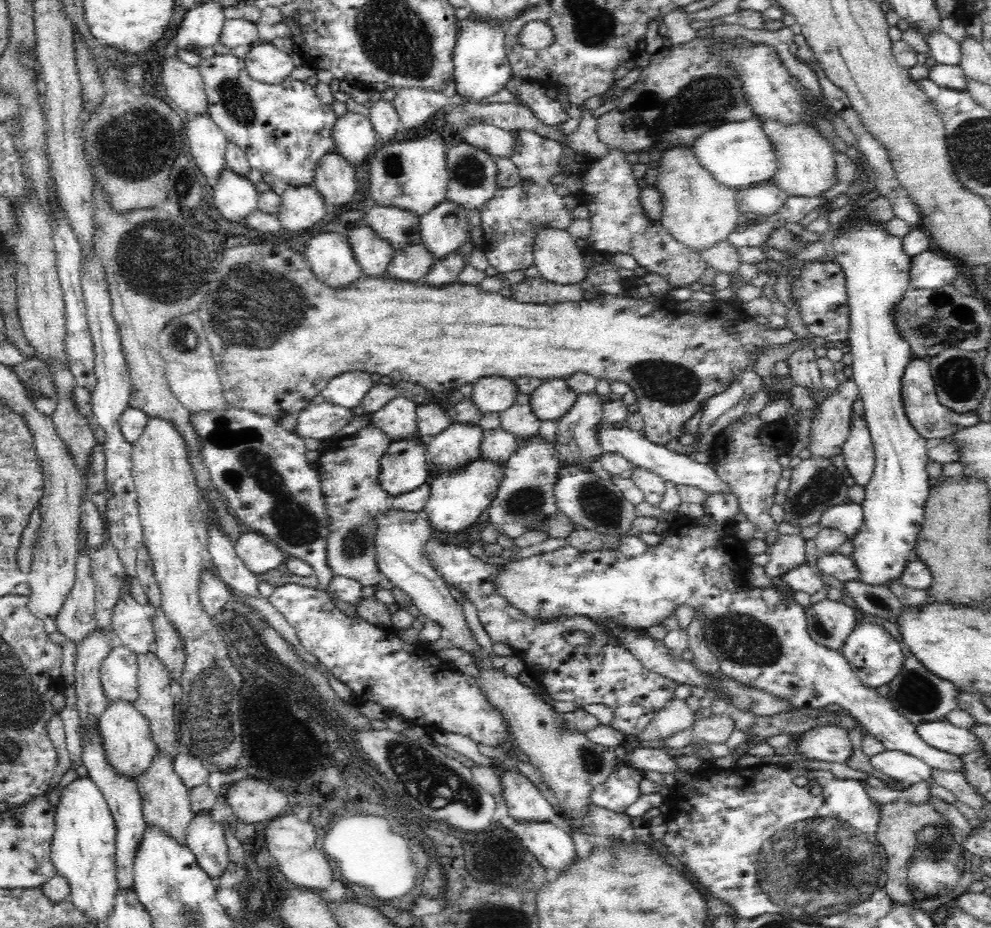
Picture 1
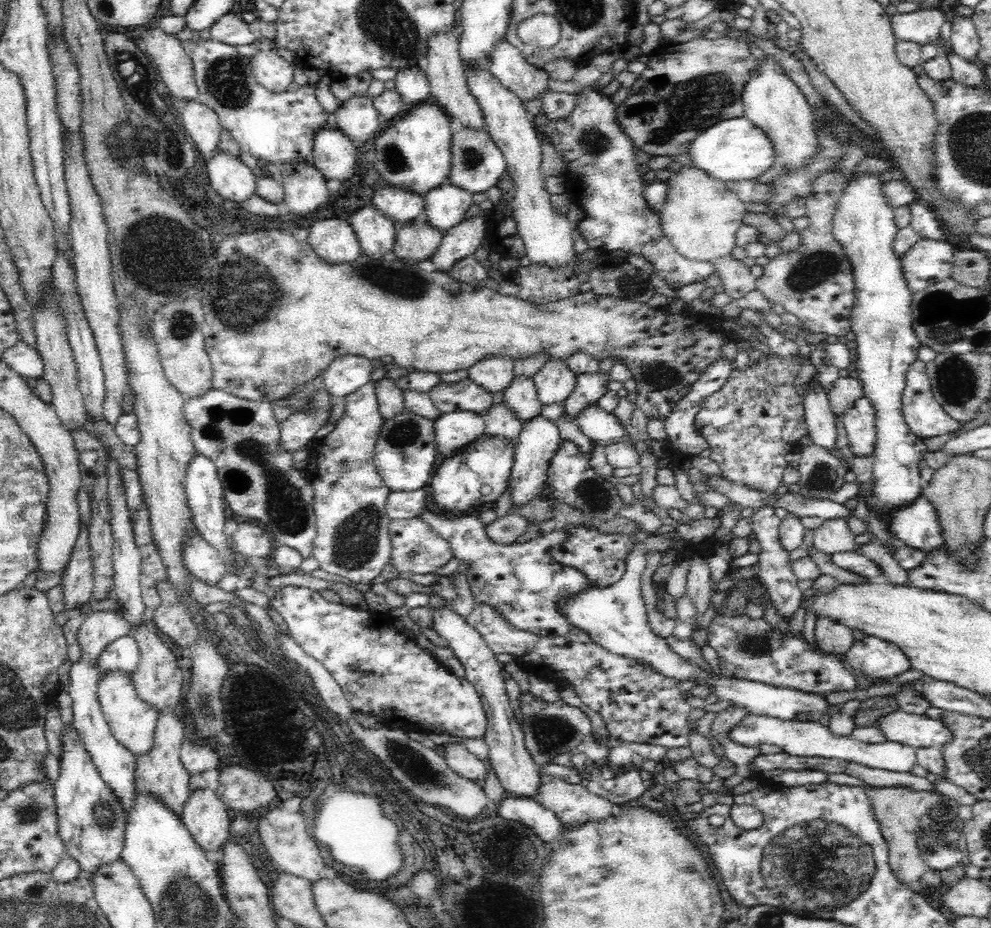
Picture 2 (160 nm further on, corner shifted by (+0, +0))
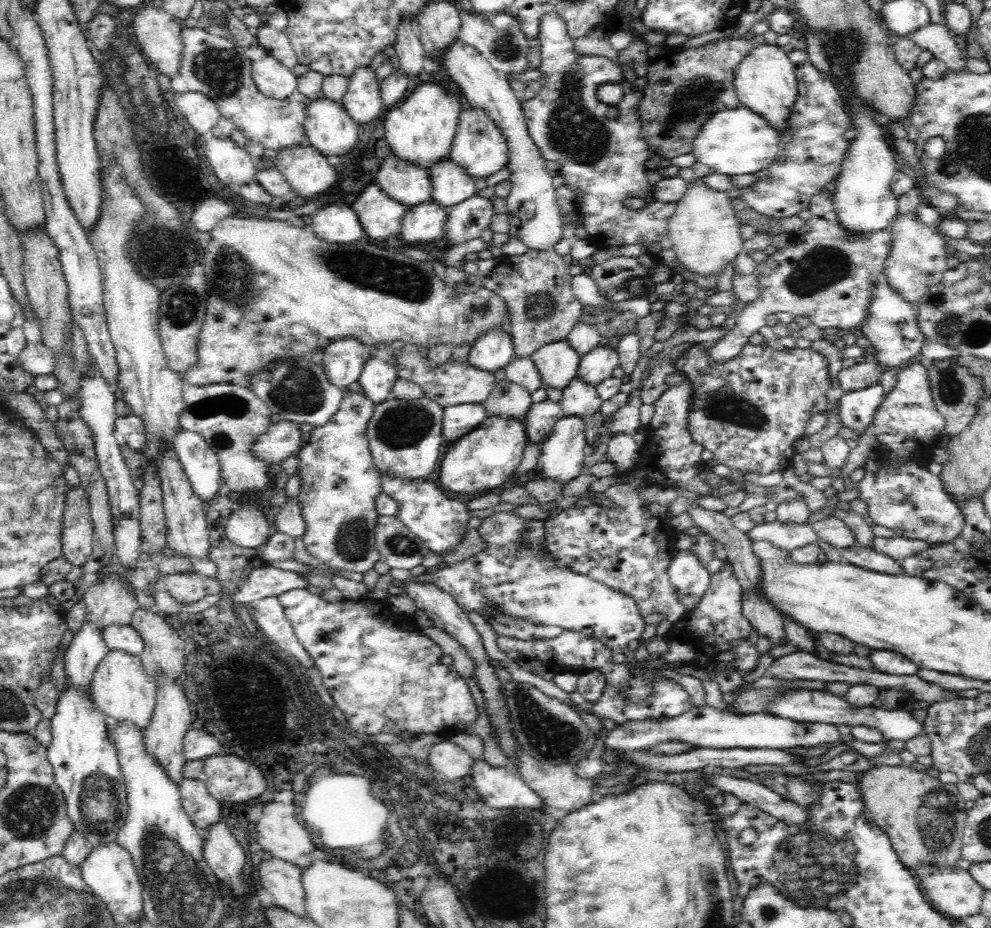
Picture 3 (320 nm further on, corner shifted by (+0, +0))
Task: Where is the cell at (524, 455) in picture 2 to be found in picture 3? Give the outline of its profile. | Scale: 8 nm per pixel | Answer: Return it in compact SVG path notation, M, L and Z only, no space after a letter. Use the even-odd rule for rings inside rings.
M547 398L542 402L532 403L524 417L528 443L541 443L551 433L554 423L562 417L560 403L554 400Z

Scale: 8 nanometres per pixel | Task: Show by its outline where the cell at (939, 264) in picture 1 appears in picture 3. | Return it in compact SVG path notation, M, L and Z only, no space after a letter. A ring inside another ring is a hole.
M916 212L896 213L896 222L889 228L892 231L892 250L885 261L882 275L888 280L888 285L896 291L904 301L917 305L920 298L928 289L941 283L946 270L948 270L947 242L939 232L921 223Z

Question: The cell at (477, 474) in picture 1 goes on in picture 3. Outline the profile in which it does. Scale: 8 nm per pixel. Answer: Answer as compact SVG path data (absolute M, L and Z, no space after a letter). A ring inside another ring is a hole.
M486 417L471 433L450 444L442 460L440 484L454 494L484 494L502 486L522 460L528 444L526 423L522 417Z

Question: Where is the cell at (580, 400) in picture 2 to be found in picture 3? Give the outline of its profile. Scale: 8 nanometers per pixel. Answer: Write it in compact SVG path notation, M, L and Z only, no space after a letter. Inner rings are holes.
M604 341L590 350L581 358L577 376L580 376L584 383L596 386L606 378L613 376L613 370L619 364L617 347L612 347Z

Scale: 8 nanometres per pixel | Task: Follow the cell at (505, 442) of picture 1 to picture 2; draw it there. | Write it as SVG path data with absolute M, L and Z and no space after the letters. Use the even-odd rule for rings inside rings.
M504 402L492 405L482 413L486 426L485 433L493 437L502 437L504 440L516 440L522 430L522 421L512 413L512 409Z

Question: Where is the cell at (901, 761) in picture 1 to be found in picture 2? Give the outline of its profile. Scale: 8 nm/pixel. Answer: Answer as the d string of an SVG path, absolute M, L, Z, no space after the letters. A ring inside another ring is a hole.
M756 714L742 718L732 730L730 741L748 747L758 747L760 744L776 745L791 756L822 756L824 758L839 758L849 760L869 768L882 768L889 772L911 773L916 761L916 749L898 742L880 742L866 744L851 736L835 736L825 721L780 720Z

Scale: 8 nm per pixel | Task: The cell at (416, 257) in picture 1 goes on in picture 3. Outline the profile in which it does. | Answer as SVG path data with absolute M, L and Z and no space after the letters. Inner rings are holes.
M422 201L407 209L398 236L408 242L408 247L424 247L445 238L448 218L448 209L436 201Z

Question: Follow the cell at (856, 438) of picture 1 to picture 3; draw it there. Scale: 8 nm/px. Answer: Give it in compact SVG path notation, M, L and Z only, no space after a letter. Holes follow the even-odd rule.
M880 383L859 391L844 391L839 405L842 426L851 428L856 433L867 429L874 421L873 412L883 400L884 388Z

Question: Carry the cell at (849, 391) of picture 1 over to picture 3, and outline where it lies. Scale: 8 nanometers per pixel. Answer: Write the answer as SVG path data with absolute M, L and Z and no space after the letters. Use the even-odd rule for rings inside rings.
M860 359L854 366L844 368L838 378L843 392L854 392L880 383L882 374L883 370L876 365L876 362L864 362Z

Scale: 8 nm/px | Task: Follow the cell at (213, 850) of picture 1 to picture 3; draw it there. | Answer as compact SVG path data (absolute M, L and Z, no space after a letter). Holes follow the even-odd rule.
M184 779L180 784L182 806L196 828L208 830L211 824L221 820L221 803L208 793L205 782Z

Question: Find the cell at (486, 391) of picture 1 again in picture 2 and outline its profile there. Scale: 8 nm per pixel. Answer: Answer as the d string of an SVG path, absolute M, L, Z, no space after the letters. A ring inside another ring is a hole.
M484 358L468 369L469 378L488 389L488 393L505 390L514 380L513 360L510 358Z

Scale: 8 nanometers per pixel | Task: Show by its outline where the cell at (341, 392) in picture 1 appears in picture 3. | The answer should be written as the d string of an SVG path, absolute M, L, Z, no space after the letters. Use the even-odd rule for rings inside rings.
M338 337L324 350L323 368L330 383L344 390L359 381L364 364L370 360L370 350L354 337Z

